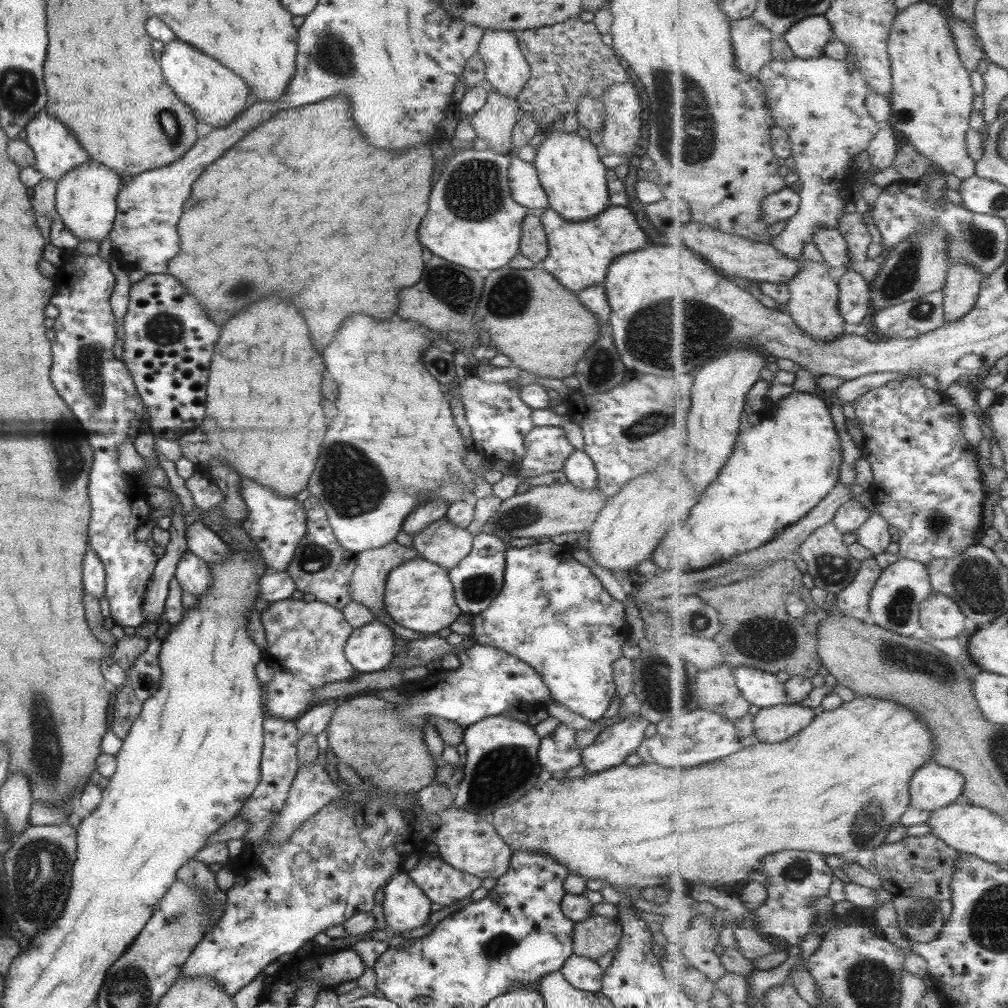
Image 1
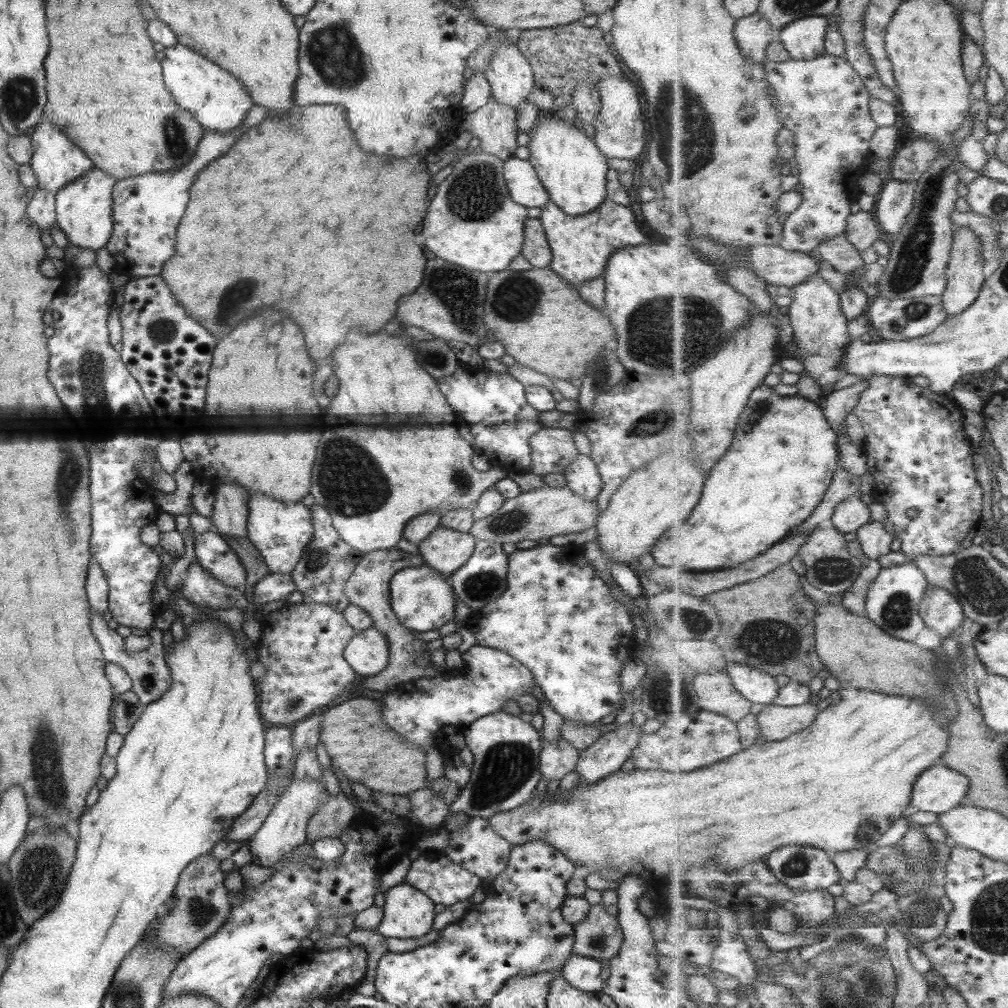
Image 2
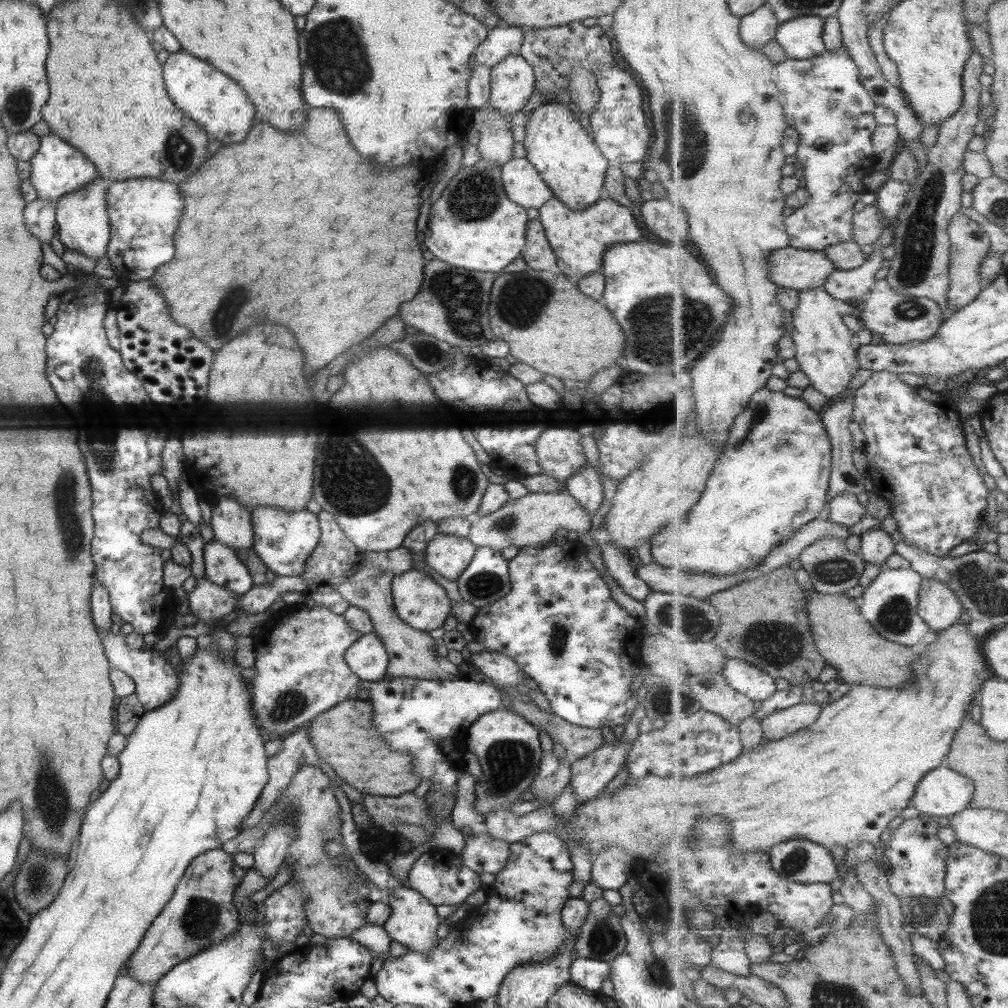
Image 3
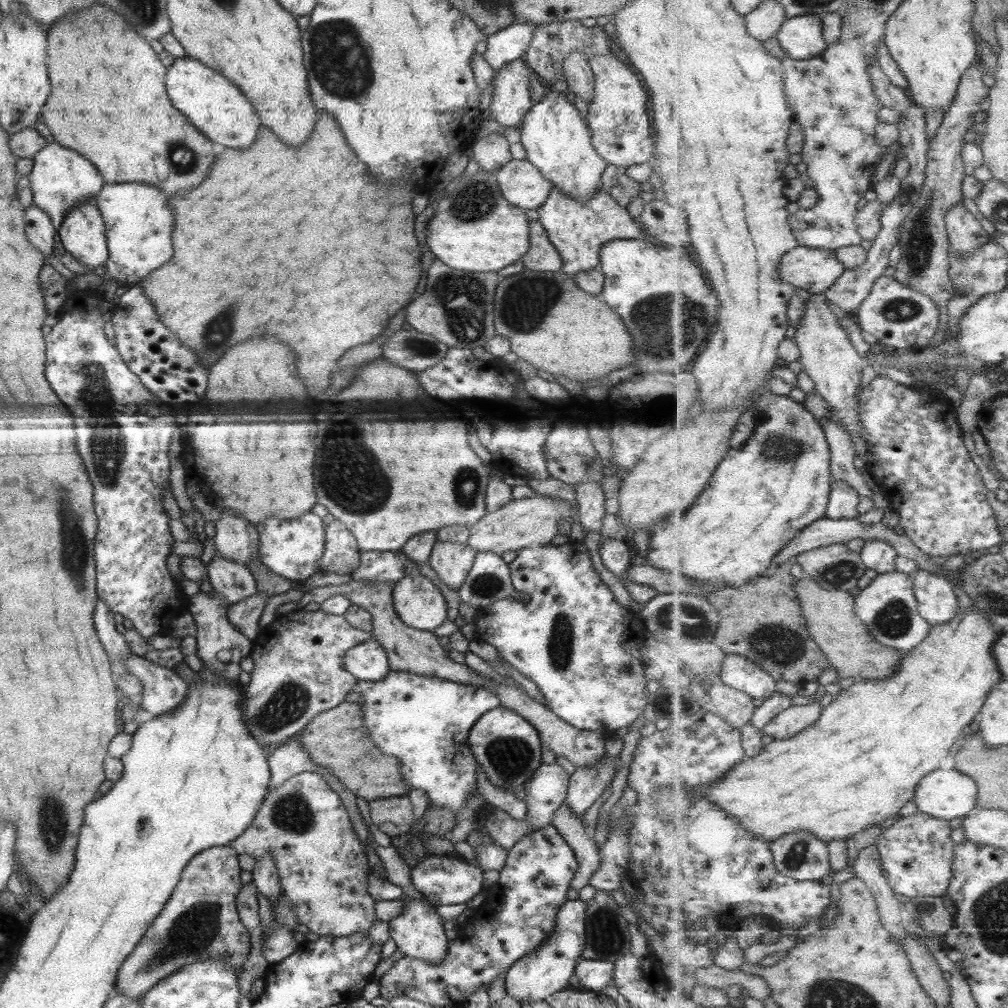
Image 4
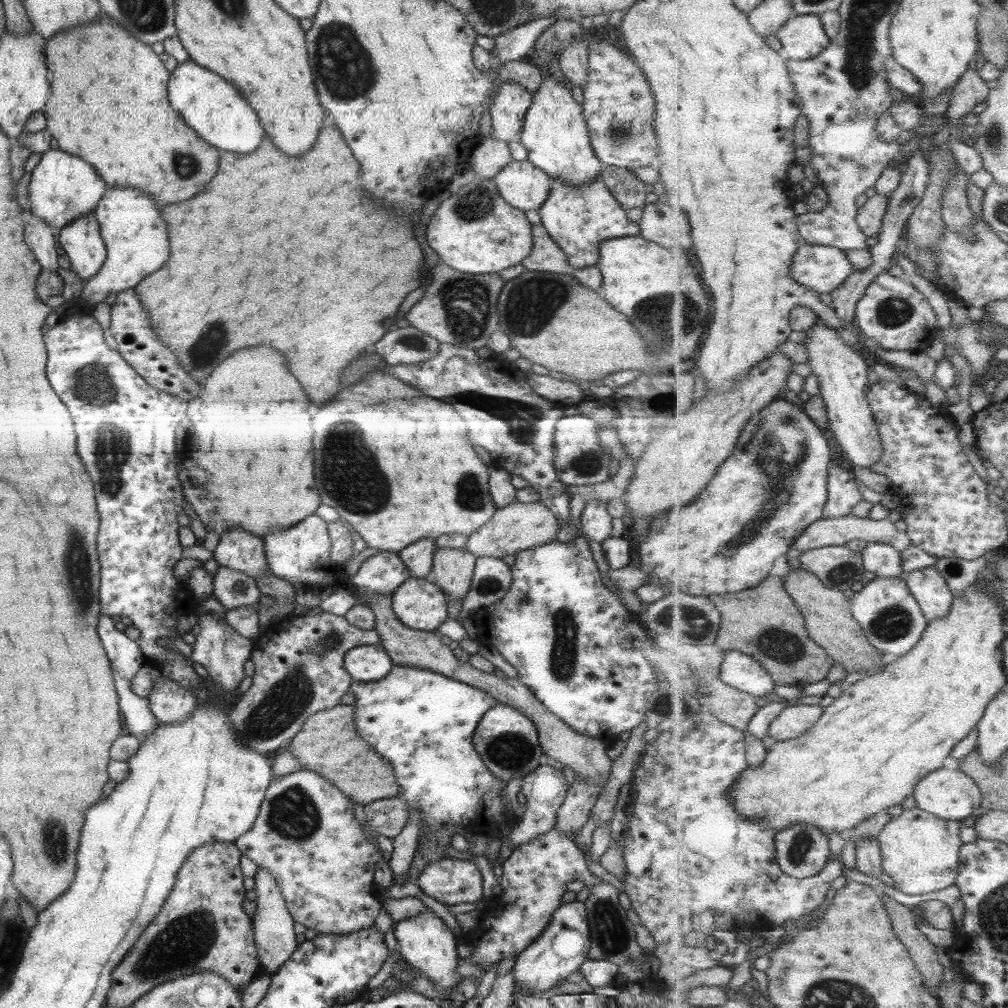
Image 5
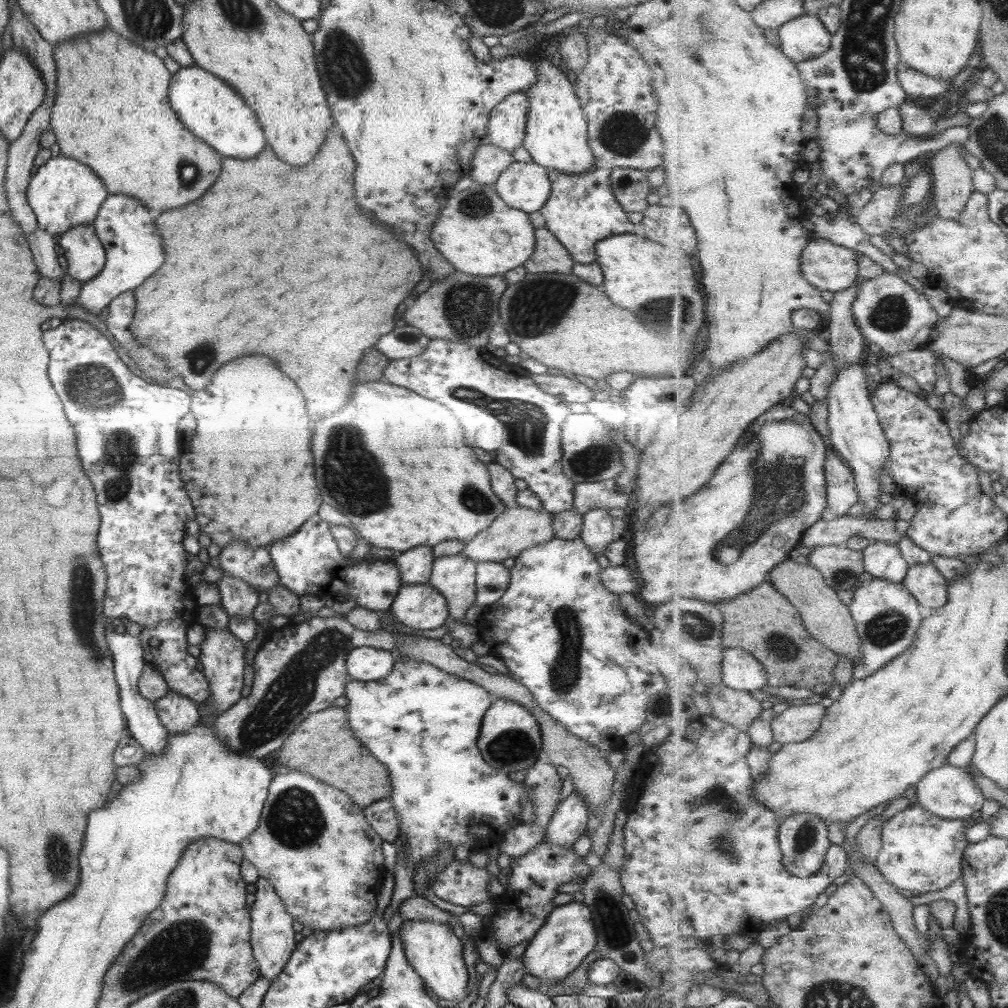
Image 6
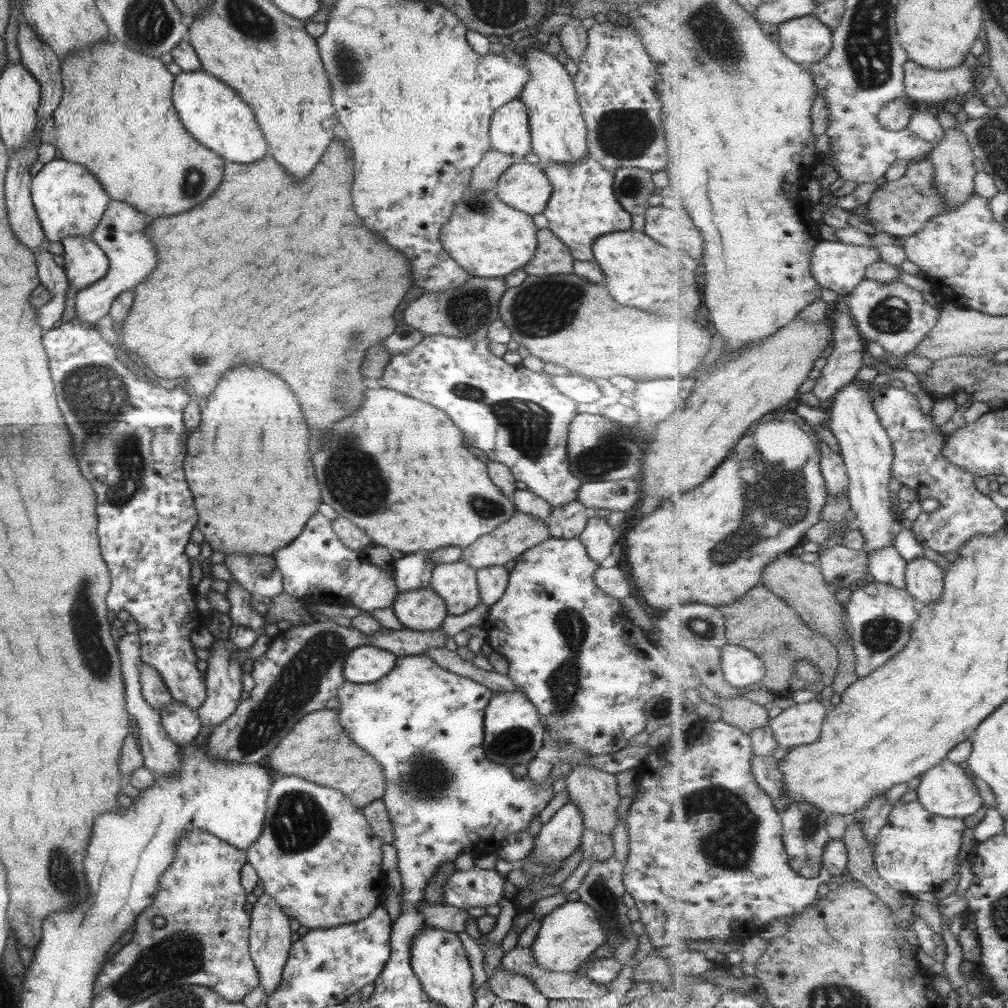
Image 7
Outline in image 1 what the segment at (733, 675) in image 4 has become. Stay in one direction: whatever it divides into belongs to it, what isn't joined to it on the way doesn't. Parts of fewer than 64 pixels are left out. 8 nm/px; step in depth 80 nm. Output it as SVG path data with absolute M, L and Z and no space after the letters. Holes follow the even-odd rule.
M749 666L737 667L733 673L738 678L738 687L742 690L743 696L753 705L760 709L777 706L779 704L788 704L788 694L786 686L777 680L776 674L769 671L755 669Z

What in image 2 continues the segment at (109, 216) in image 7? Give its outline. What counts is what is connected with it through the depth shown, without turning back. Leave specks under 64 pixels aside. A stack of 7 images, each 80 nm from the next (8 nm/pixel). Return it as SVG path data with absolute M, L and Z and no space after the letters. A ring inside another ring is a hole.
M253 105L247 110L243 124L235 128L231 134L205 131L187 166L183 164L182 168L167 174L151 172L116 181L111 193L112 231L105 244L105 248L114 260L112 271L136 277L159 275L163 263L174 257L175 228L183 216L189 194L187 190L193 182L193 176L197 175L197 172L208 162L223 156L247 129L259 125L267 117L268 112L263 106Z

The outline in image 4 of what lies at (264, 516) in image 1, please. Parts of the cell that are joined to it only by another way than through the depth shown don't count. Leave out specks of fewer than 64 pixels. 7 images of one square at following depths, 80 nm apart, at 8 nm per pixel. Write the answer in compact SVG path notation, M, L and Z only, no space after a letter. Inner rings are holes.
M311 511L300 514L297 518L281 520L277 517L267 517L256 526L258 534L258 560L272 573L289 581L302 581L311 574L319 572L316 562L322 553L324 545L324 530L322 520Z

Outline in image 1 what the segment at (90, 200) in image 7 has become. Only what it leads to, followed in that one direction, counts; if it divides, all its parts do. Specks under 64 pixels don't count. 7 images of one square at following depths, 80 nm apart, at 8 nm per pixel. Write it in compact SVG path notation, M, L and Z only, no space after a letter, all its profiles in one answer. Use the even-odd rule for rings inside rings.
M41 110L27 122L25 126L25 144L34 152L36 163L33 168L41 174L45 180L57 181L63 178L63 174L71 168L77 168L79 163L89 160L86 150L79 145L79 142L73 138L73 134L55 118L47 116L45 110Z

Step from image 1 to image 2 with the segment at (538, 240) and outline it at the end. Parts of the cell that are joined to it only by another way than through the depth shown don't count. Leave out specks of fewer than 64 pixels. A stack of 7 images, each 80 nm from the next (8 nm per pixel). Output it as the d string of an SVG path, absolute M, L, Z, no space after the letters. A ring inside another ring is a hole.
M537 218L524 220L520 256L535 268L545 268L551 261L551 252L546 242L546 236Z

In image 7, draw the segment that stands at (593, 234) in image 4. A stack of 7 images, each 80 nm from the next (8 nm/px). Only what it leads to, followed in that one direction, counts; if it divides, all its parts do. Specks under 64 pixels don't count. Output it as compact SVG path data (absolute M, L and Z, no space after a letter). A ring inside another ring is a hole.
M587 156L568 164L541 162L541 167L552 187L542 214L547 219L548 229L567 247L574 260L594 261L591 247L596 238L631 228L630 214L622 209L613 194L613 174L594 158Z

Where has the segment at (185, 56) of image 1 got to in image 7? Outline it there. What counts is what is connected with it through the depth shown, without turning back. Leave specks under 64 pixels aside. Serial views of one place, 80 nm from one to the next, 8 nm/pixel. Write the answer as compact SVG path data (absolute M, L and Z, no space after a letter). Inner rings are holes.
M201 69L181 71L174 76L170 99L185 131L225 162L249 164L267 153L268 147L255 122L253 111L231 87L214 76Z

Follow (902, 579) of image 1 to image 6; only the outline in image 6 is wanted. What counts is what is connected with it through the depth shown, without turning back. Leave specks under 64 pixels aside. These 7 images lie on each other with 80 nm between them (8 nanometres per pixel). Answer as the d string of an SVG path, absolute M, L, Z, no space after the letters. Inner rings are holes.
M877 577L867 581L855 591L855 597L849 606L850 614L858 627L859 638L862 639L861 650L863 650L863 659L854 663L854 680L876 674L891 664L895 658L906 653L915 641L919 627L922 626L925 611L904 583Z

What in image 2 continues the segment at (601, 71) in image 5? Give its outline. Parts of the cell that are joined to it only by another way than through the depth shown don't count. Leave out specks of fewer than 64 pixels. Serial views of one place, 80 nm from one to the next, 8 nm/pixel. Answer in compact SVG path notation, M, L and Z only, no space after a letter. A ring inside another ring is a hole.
M604 76L597 84L601 107L593 120L595 147L606 158L633 160L645 153L647 121L641 94L623 76Z

